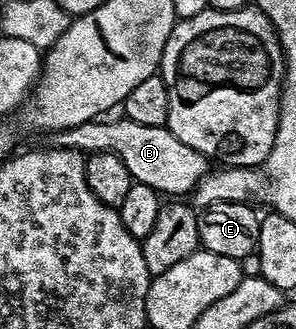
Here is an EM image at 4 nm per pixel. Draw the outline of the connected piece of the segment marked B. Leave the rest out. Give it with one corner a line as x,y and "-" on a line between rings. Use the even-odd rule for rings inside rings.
118,118
82,123
54,132
49,139
50,146
74,149
80,153
107,151
121,157
134,182
149,185
163,197
183,197
186,191
187,194
194,192
196,185
207,176
208,159
195,149
189,149
189,145
181,145
181,141
177,141
177,137
173,137
173,133
166,127
137,125
137,121
132,119

